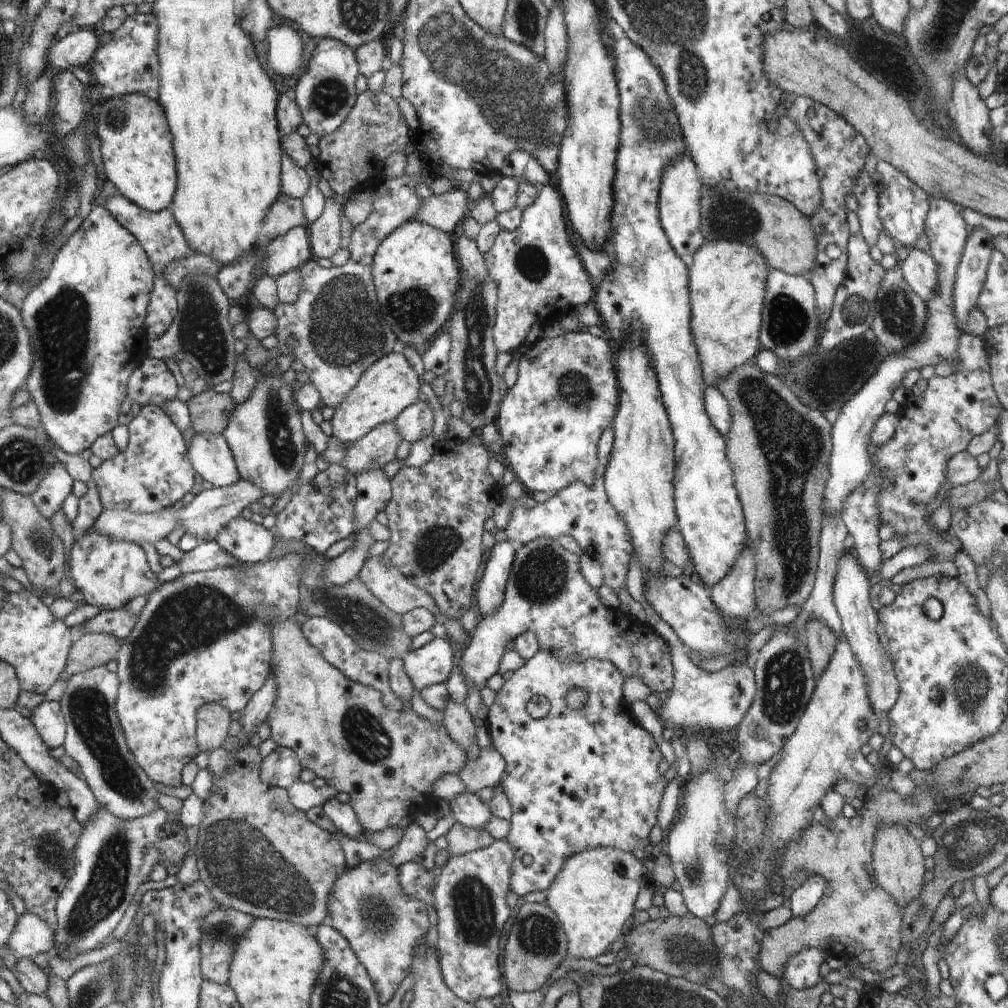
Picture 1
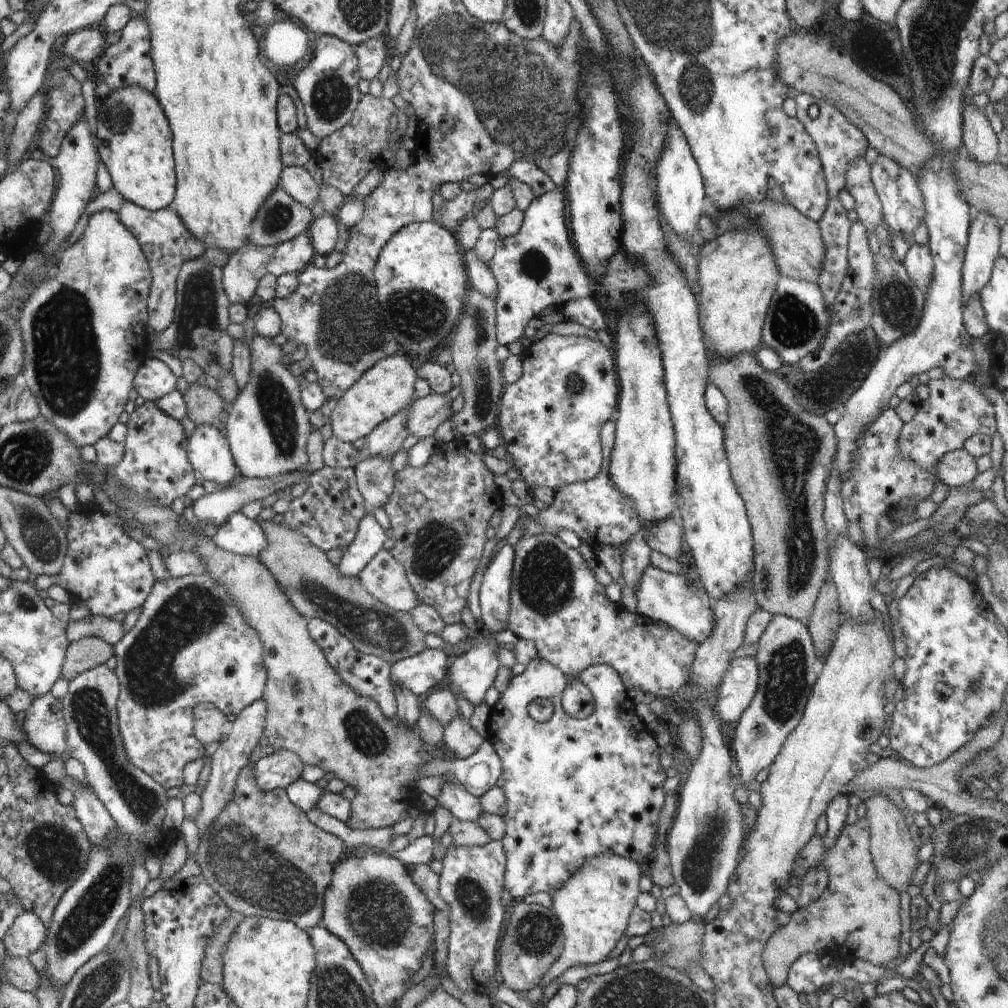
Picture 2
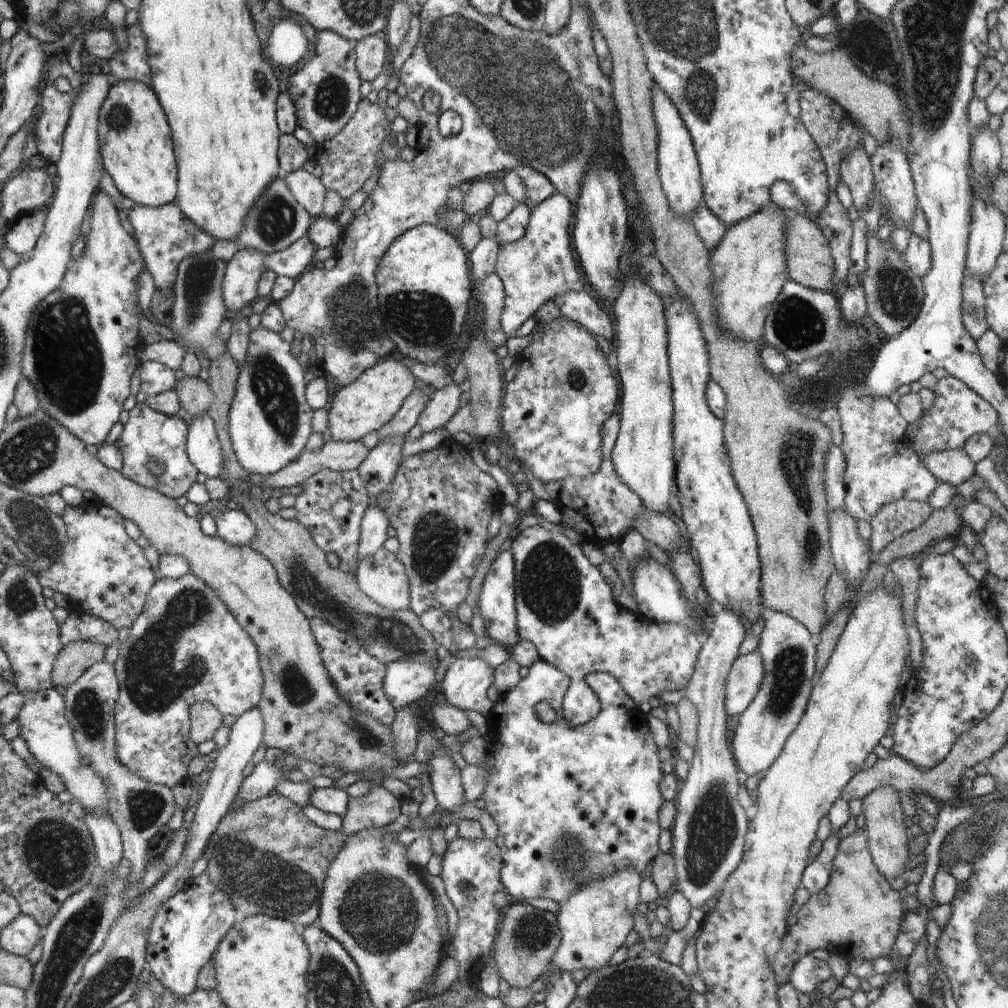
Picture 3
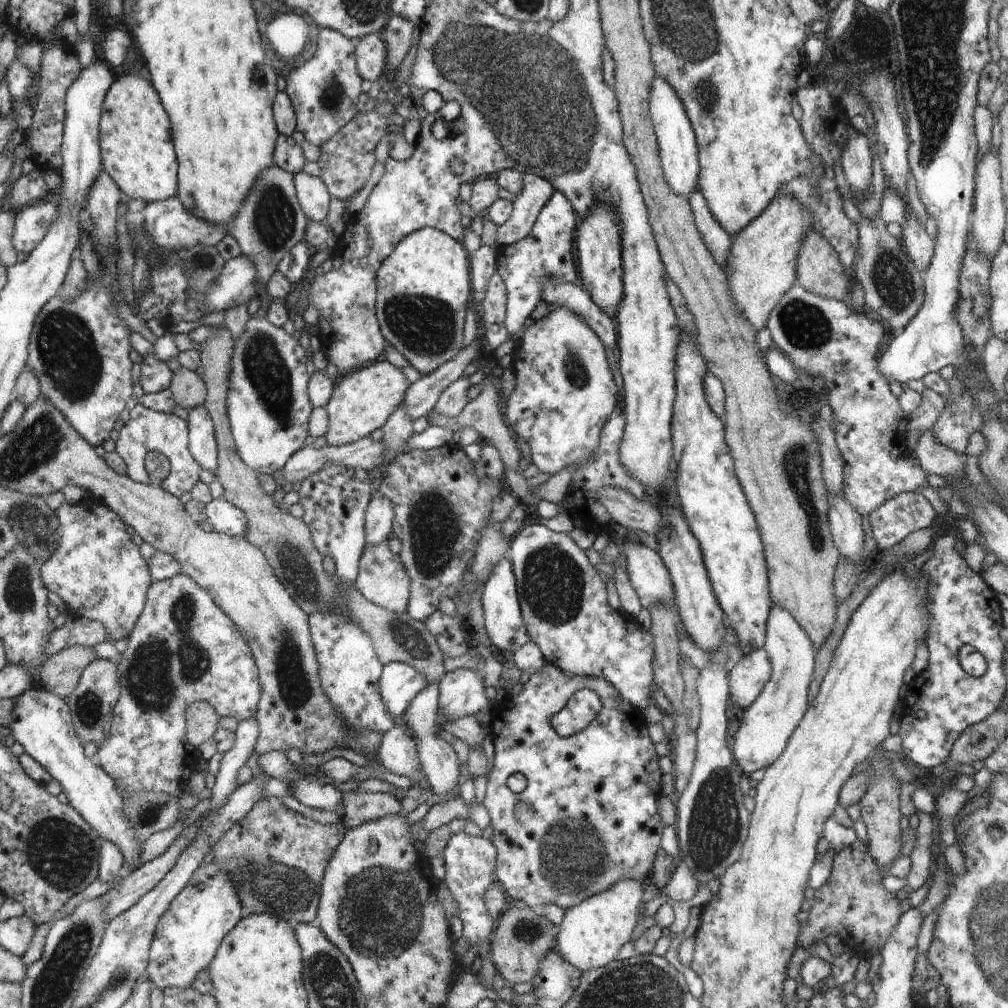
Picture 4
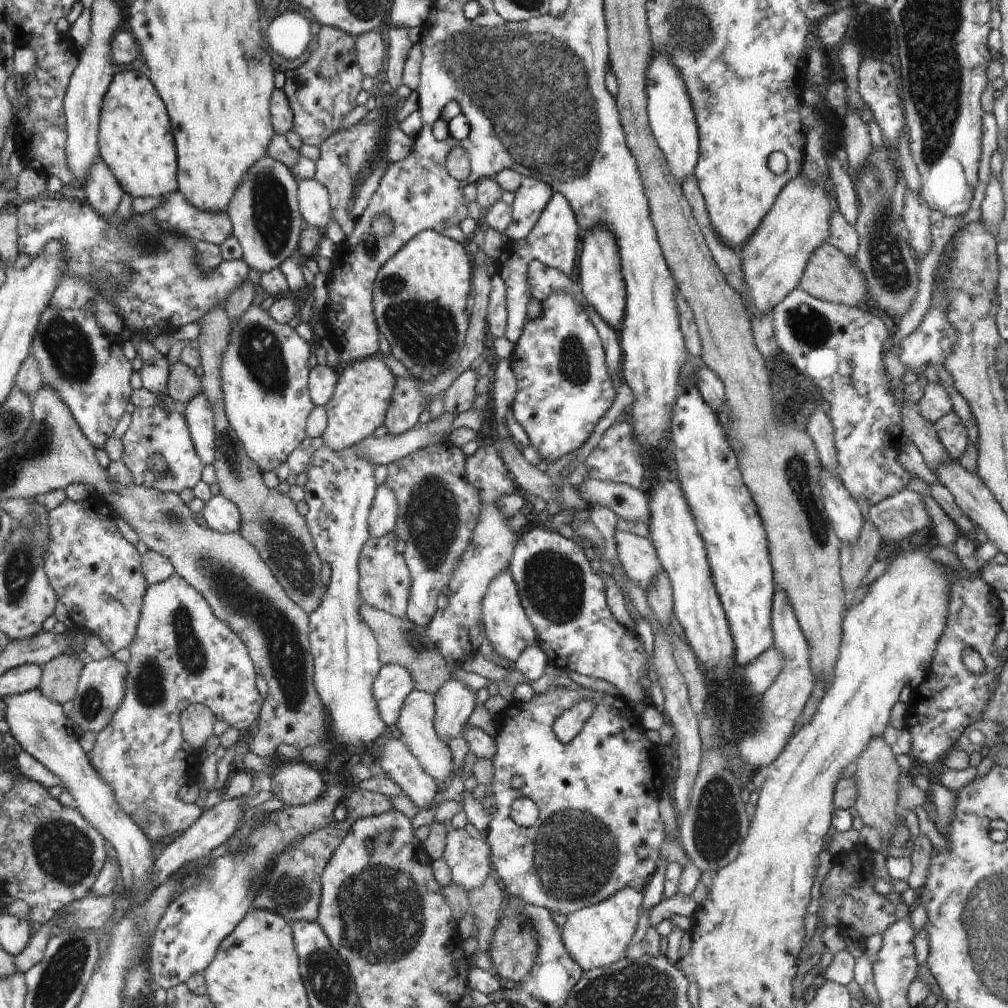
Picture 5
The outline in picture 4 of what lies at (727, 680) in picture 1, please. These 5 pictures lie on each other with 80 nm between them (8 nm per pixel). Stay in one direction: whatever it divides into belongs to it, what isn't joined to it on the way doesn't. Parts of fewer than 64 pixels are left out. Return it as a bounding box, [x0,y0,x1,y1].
[729,649,772,712]

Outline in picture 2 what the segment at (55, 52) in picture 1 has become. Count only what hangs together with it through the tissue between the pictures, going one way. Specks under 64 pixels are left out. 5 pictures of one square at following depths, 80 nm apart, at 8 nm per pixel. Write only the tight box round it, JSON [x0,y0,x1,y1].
[61,28,108,63]

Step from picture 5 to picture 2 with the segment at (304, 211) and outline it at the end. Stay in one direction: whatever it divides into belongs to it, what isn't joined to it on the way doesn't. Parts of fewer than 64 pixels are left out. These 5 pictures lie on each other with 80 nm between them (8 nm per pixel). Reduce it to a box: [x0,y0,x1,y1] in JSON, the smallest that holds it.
[279,167,320,209]

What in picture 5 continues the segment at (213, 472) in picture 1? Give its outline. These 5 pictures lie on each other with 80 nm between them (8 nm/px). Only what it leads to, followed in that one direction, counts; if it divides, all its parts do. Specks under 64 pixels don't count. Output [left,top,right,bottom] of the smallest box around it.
[184,393,215,464]

